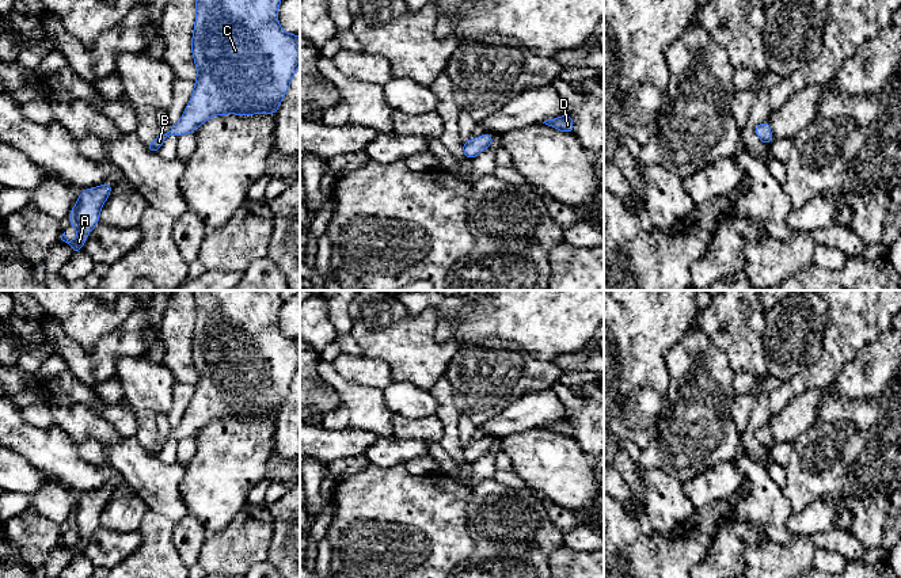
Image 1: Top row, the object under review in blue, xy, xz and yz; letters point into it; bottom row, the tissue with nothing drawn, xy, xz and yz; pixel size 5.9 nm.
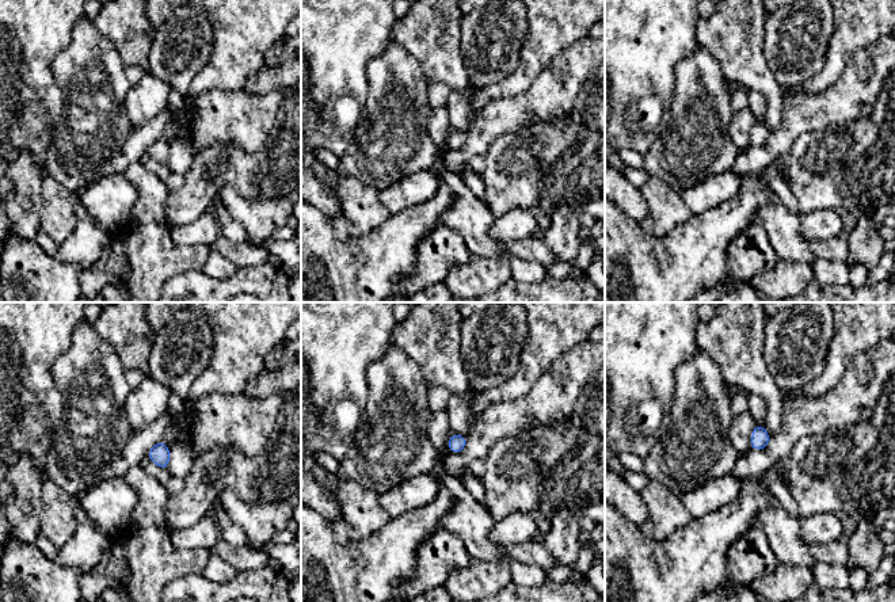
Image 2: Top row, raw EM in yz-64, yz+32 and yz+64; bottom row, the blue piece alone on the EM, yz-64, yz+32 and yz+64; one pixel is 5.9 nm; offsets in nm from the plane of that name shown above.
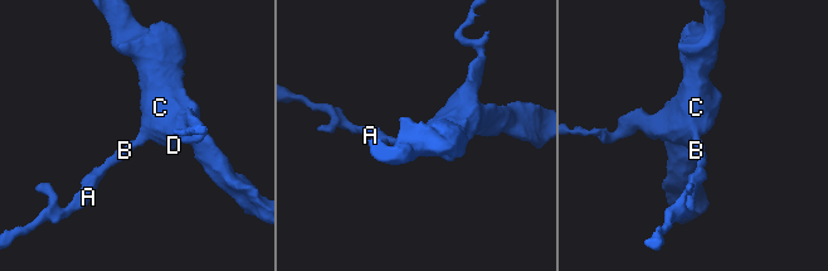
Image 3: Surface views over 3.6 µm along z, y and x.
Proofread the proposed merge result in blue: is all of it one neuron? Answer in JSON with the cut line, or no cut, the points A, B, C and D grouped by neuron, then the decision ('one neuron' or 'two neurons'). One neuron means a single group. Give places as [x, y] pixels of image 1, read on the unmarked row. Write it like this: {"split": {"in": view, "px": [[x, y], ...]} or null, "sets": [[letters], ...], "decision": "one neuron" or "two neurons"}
{"split": null, "sets": [["A", "B", "C", "D"]], "decision": "one neuron"}

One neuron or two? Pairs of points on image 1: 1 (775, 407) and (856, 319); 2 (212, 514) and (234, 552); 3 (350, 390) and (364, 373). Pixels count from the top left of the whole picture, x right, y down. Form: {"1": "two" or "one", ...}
{"1": "one", "2": "two", "3": "two"}

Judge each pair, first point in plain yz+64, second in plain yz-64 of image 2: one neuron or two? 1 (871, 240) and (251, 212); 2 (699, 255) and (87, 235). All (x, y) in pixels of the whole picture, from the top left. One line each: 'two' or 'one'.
1: one
2: two

